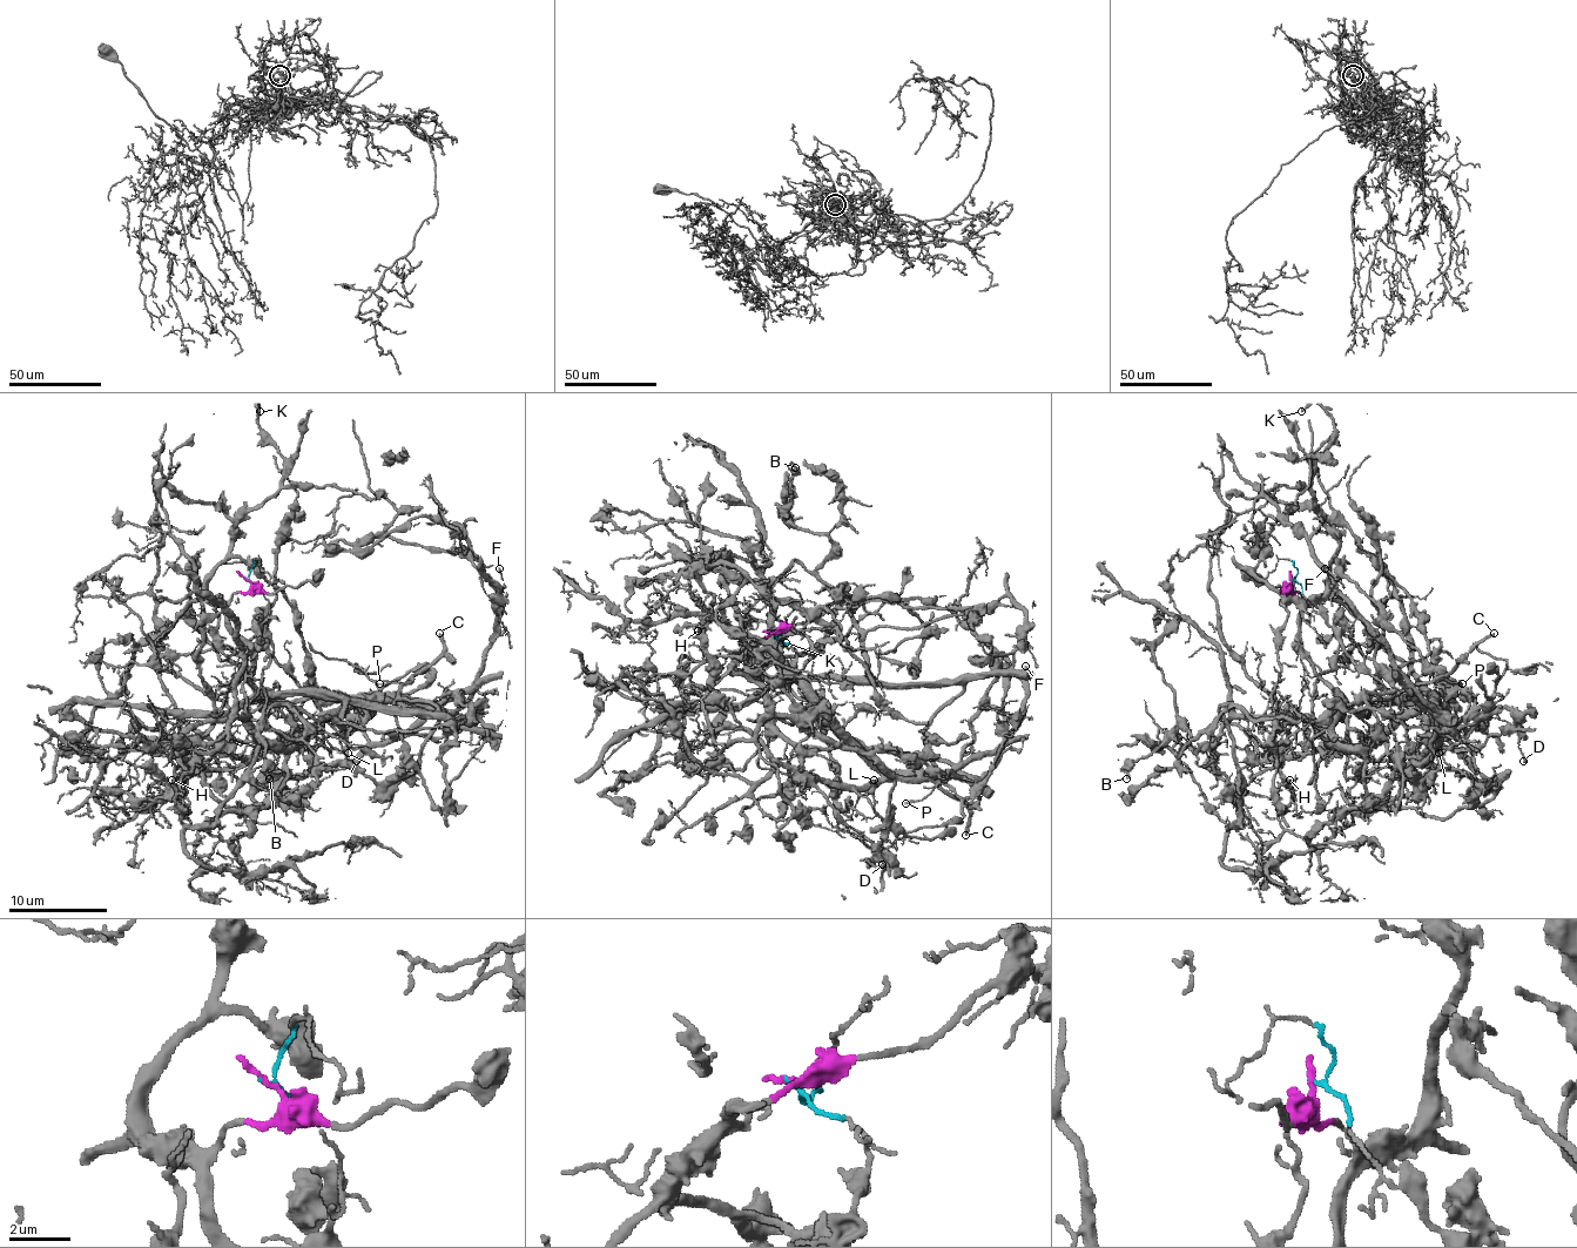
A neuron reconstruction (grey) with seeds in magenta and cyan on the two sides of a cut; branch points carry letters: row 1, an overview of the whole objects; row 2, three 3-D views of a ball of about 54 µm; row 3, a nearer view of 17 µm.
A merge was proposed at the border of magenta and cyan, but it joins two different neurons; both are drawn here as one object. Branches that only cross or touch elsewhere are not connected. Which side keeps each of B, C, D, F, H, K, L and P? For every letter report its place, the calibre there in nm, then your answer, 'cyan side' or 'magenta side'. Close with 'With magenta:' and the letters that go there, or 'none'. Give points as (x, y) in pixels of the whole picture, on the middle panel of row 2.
B: place (795, 467); calibre 130 nm; magenta side
C: place (965, 835); calibre 240 nm; magenta side
D: place (882, 864); calibre 180 nm; cyan side
F: place (1025, 666); calibre 170 nm; cyan side
H: place (698, 631); calibre 170 nm; cyan side
K: place (786, 642); calibre 150 nm; magenta side
L: place (874, 780); calibre 130 nm; cyan side
P: place (905, 803); calibre 80 nm; magenta side
With magenta: B, C, K, P

